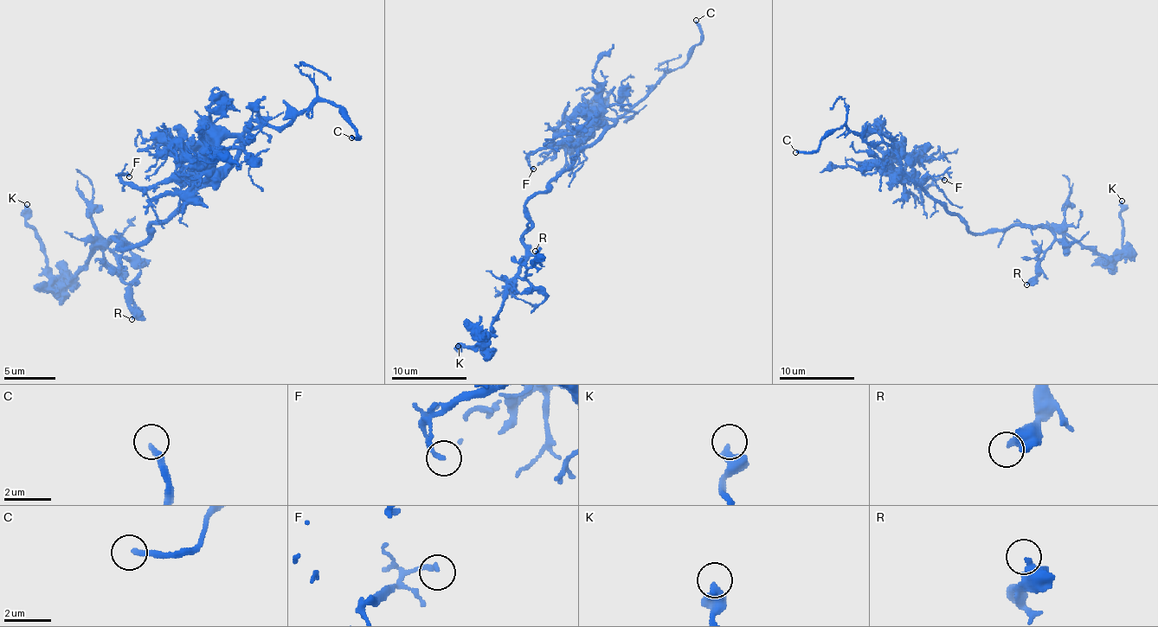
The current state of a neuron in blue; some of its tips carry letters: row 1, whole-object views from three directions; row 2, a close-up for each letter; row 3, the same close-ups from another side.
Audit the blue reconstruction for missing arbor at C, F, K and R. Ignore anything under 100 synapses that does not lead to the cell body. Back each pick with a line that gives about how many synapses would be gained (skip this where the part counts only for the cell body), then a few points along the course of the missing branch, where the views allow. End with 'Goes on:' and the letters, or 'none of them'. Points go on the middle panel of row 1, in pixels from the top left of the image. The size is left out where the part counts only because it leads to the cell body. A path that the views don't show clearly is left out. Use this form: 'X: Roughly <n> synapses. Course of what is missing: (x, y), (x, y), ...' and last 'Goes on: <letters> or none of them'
Goes on: C

